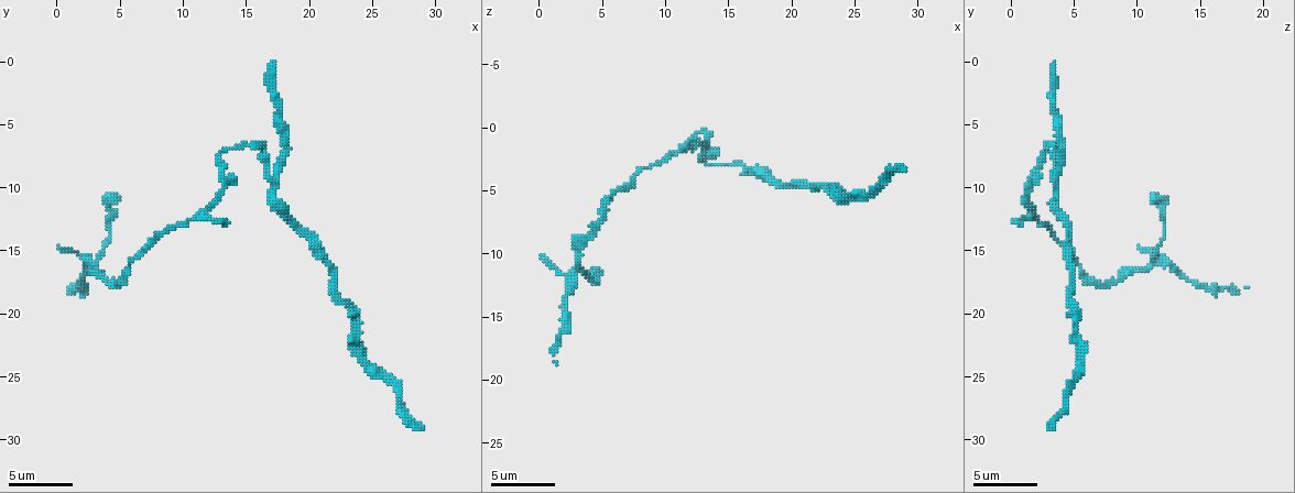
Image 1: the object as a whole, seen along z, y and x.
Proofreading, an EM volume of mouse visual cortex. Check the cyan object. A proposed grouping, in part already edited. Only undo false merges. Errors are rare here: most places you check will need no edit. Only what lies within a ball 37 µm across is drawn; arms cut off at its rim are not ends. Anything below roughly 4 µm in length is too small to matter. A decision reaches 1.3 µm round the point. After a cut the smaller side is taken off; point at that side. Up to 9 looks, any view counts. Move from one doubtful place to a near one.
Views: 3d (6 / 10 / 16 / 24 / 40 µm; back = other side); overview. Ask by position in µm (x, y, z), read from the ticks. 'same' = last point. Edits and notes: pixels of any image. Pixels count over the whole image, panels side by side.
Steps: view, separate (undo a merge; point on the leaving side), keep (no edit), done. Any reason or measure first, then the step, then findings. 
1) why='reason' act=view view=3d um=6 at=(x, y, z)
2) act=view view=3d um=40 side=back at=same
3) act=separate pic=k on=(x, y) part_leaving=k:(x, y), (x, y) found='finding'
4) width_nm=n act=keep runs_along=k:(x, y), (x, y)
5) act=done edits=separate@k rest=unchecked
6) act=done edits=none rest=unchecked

why='thin neck' act=view view=3d um=10 at=(23.6, 20.8, 5.2)

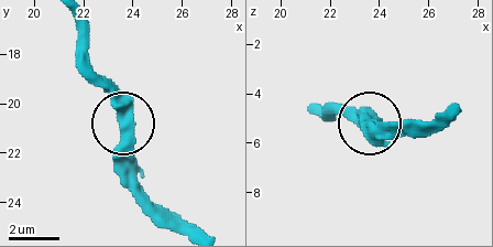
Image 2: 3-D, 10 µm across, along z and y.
act=view view=3d um=10 side=back at=same

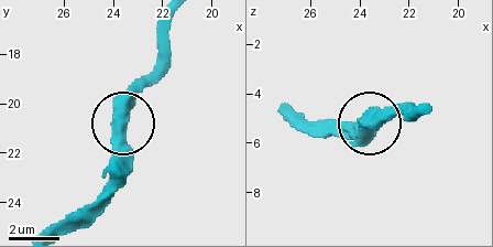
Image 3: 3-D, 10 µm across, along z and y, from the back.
act=keep runs_along=3:(170, 20), (163, 64), (135, 96), (121, 128), (121, 182) found='all the same neuron'

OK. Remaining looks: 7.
why='calibre changes' act=view view=3d um=16 at=(8.0, 13.6, 3.2)

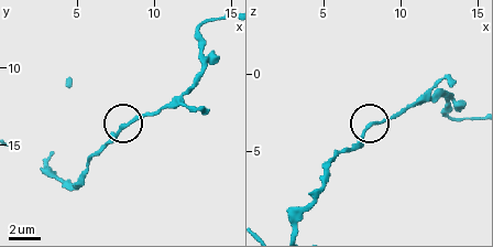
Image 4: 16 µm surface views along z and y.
act=view view=3d um=6 at=(8.0, 13.8, 3.2)

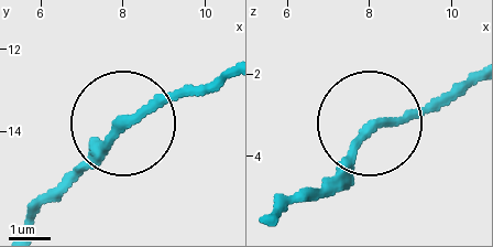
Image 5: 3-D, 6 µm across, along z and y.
width_nm=200 act=keep runs_along=5:(220, 75), (129, 120), (66, 184) found='all the same neuron'

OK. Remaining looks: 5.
act=view view=3d um=6 at=(13.0, 7.4, 2.6)

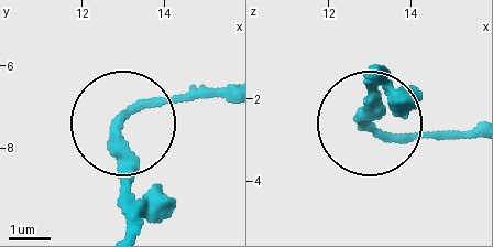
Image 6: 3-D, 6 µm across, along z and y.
side_arm_um=32 act=keep runs_along=6:(127, 117), (120, 205) found='continuous, no second neuron'

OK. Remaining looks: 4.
why='small branch off a trunk' act=view view=3d um=16 at=(11.6, 12.2, 1.6)

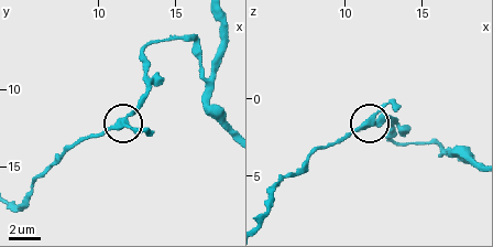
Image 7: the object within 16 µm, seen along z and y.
act=keep runs_along=7:(392, 139), (394, 124), (382, 120), (350, 129), (336, 142) found='continuous, no second neuron'

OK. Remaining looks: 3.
act=done edits=none rest=unchecked

